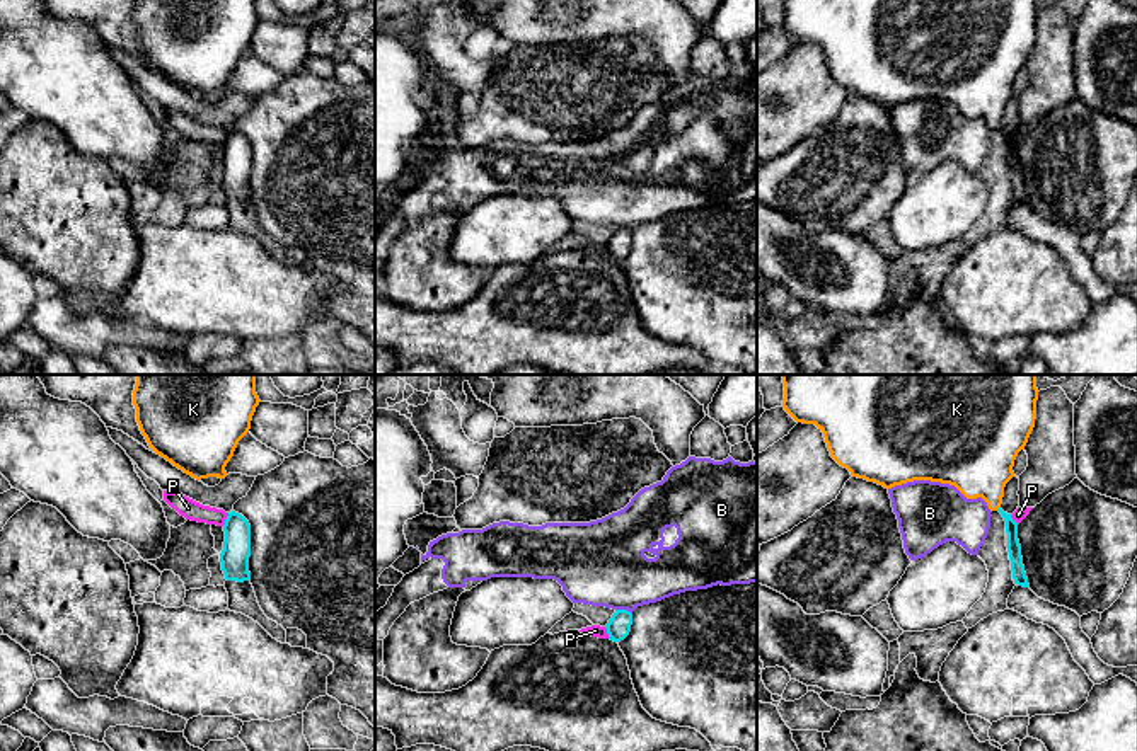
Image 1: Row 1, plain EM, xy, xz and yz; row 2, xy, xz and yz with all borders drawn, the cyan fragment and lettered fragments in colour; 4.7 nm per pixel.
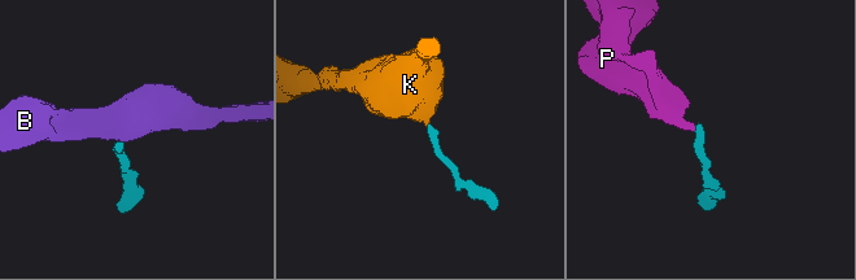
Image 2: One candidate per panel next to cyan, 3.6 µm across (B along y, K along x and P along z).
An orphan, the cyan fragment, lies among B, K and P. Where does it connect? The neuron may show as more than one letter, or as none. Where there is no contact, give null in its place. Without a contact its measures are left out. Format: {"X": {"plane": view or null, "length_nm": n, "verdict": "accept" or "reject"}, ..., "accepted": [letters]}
{"B": {"plane": "xz", "length_nm": 80, "verdict": "reject"}, "K": {"plane": null, "verdict": "accept"}, "P": {"plane": "xy", "length_nm": 70, "verdict": "reject"}, "accepted": ["K"]}

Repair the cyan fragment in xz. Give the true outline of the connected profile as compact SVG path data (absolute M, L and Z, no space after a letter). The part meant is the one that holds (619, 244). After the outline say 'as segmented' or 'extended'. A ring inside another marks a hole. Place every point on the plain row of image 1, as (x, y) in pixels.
M615 228L605 247L610 259L620 261L629 254L631 244L632 244L632 232L627 228Z; as segmented

